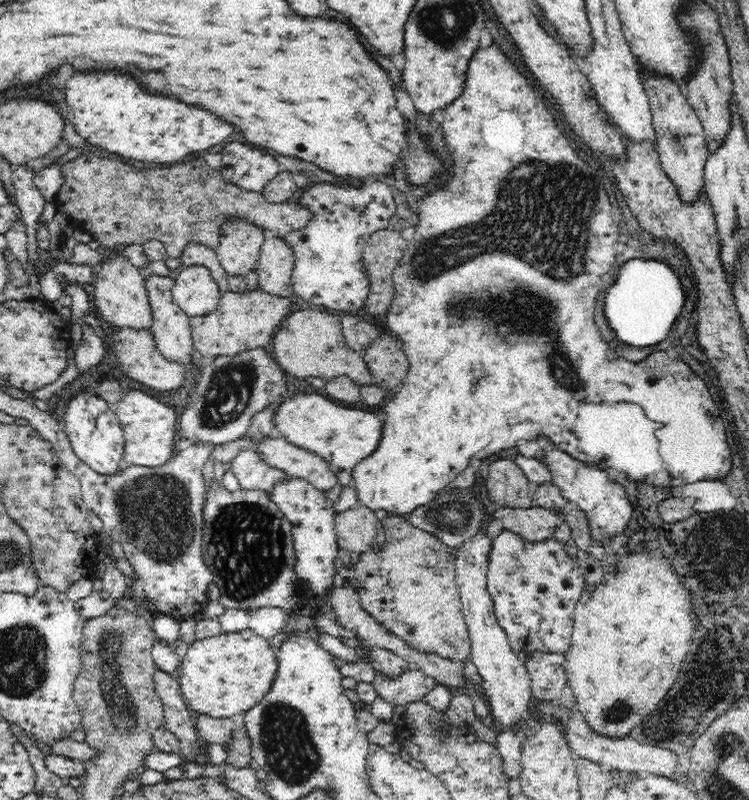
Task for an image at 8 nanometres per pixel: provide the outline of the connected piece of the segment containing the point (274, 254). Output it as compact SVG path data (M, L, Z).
M272 235L265 237L255 268L258 276L257 289L270 296L294 300L293 266L294 255L290 247L284 245L281 238Z

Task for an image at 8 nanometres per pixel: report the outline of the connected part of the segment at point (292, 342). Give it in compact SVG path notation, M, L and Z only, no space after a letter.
M312 307L308 308L307 310L294 310L294 312L288 312L285 318L280 322L278 328L276 328L276 332L273 334L268 350L270 353L270 357L276 360L276 364L281 368L281 371L285 373L289 372L290 374L292 374L292 376L296 376L296 378L308 379L309 377L311 378L312 376L314 376L314 378L322 378L323 380L325 380L338 375L346 375L360 387L362 385L372 384L372 377L370 377L370 373L368 372L365 363L363 362L361 352L351 350L351 348L346 344L345 338L343 336L342 318L338 316L336 312L333 312L333 310L327 310L326 308L320 307Z

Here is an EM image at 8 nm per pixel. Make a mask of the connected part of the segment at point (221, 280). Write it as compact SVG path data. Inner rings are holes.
M190 245L180 260L186 266L198 265L210 271L210 276L216 281L219 292L223 295L228 292L228 275L224 273L215 251L202 245Z

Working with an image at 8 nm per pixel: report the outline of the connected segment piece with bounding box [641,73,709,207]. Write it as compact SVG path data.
M641 73L641 79L653 114L653 125L657 134L655 149L661 167L676 187L676 195L682 205L693 207L699 201L700 195L704 194L704 169L709 157L702 123L688 104L685 93L668 82L668 79L646 73Z

